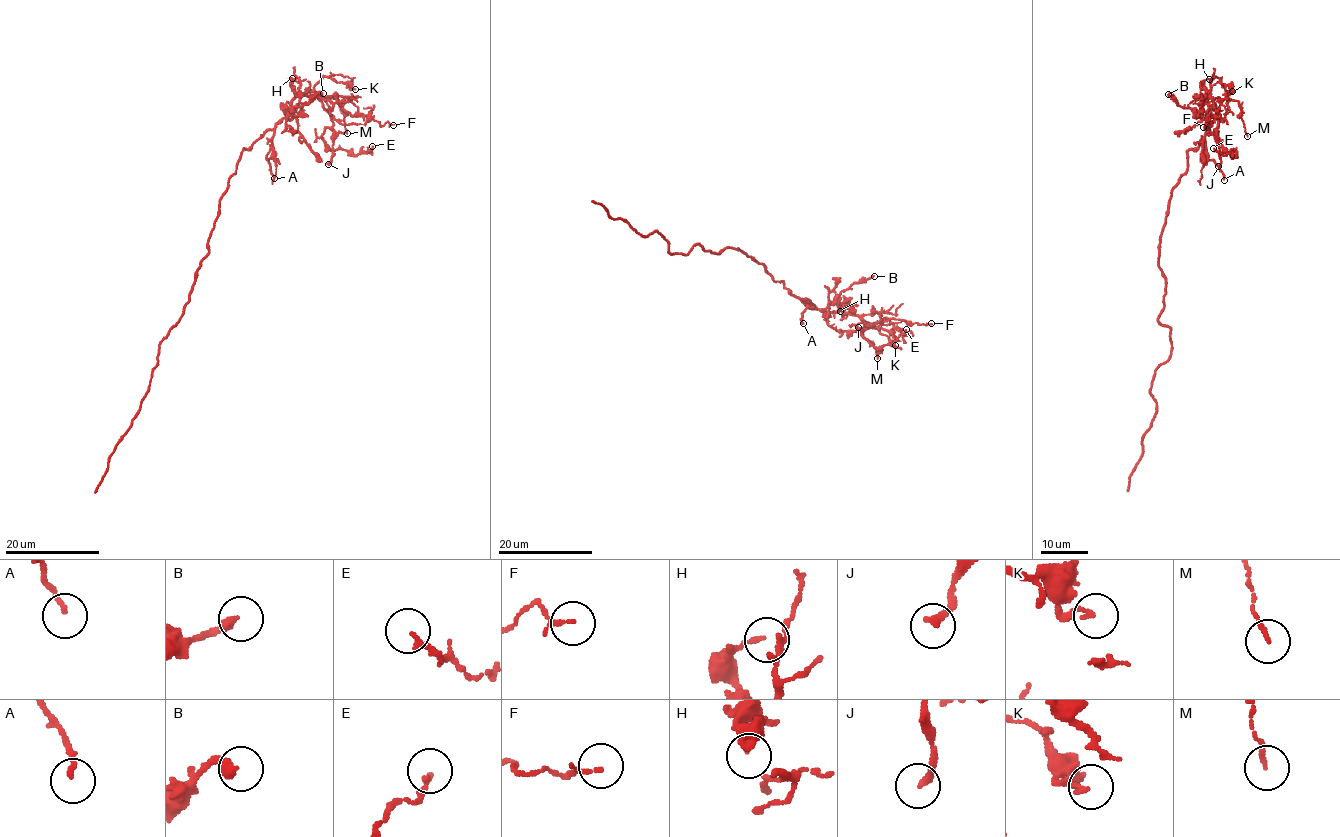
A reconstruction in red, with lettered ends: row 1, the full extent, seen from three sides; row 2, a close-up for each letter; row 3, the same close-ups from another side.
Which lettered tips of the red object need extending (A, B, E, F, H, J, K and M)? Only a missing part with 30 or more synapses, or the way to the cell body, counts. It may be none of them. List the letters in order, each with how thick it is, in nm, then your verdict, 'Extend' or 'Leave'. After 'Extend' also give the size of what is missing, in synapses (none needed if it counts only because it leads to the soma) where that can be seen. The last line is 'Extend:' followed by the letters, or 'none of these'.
A: Thickness 140 nm. Leave
B: Thickness 340 nm. Leave
E: Thickness 170 nm. Leave
F: Thickness 130 nm. Leave
H: Thickness 90 nm. Leave
J: Thickness 240 nm. Leave
K: Thickness 160 nm. Leave
M: Thickness 130 nm. Leave
Extend: none of these

